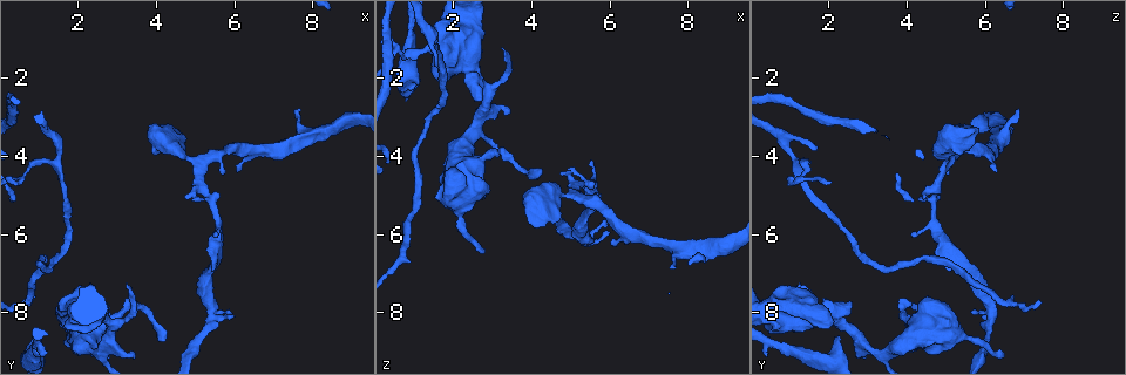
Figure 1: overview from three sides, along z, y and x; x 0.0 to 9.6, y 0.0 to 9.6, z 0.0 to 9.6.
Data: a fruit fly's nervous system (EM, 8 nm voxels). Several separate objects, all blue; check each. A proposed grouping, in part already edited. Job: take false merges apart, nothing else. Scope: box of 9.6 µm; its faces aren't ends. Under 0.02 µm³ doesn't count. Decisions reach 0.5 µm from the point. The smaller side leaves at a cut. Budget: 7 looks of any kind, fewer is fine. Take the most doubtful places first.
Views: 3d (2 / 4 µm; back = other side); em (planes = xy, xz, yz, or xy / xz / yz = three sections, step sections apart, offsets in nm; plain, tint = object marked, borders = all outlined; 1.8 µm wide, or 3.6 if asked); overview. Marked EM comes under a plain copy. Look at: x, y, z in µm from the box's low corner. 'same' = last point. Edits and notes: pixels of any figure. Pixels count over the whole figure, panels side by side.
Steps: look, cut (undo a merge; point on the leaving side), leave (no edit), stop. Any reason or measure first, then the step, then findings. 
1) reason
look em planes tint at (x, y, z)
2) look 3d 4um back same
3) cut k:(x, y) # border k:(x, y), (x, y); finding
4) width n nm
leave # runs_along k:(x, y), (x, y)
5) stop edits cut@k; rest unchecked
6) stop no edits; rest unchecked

narrows sharply
look em xz step 4 tint at (1.40, 4.10, 1.15)

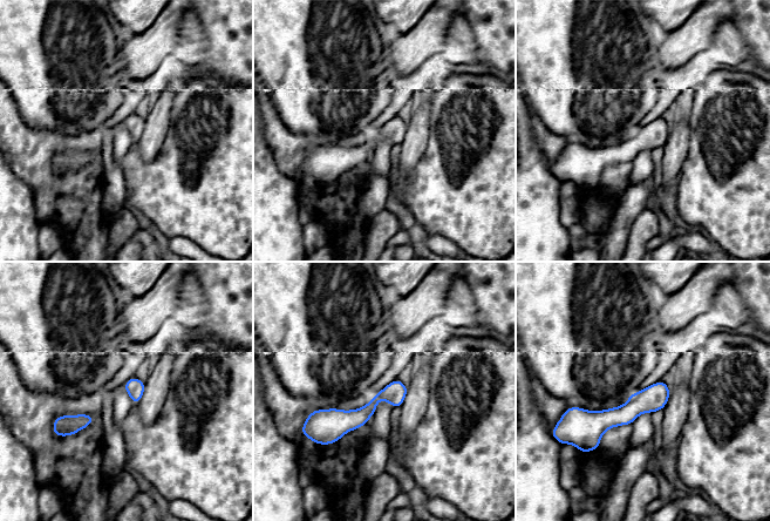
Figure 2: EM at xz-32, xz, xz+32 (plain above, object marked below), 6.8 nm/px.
another direction
look em planes borders same

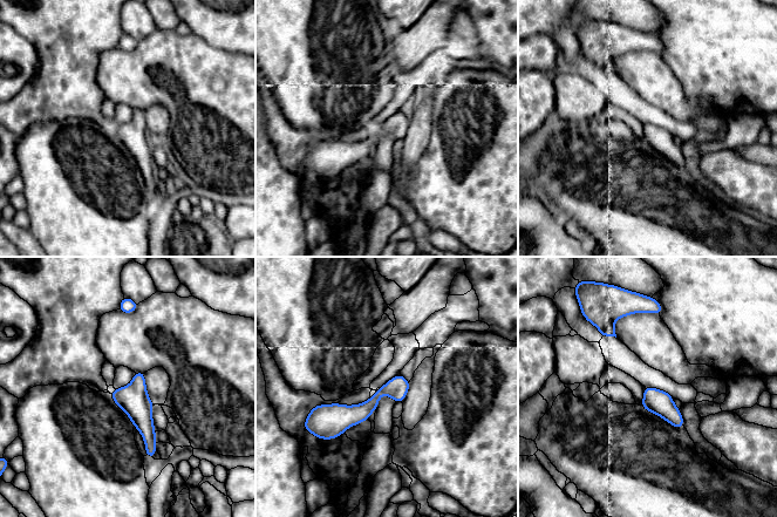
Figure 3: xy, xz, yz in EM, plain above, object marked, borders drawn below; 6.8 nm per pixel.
leave # runs_along 3:(407, 383), (382, 390), (360, 413), (321, 413); continuous, no second neuron

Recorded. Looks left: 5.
thick turns thin
look em 3.6um xz step 4 tint at (0.80, 9.10, 1.45)

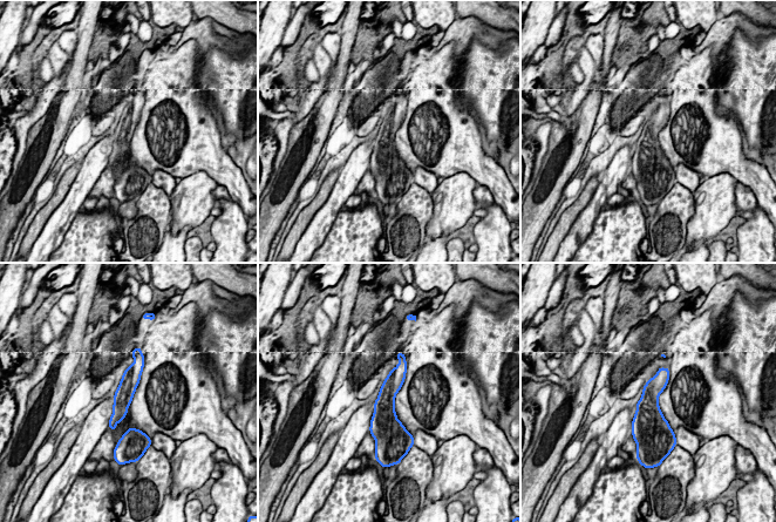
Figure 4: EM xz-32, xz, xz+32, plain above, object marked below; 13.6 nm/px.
look em 3.6um planes tint same

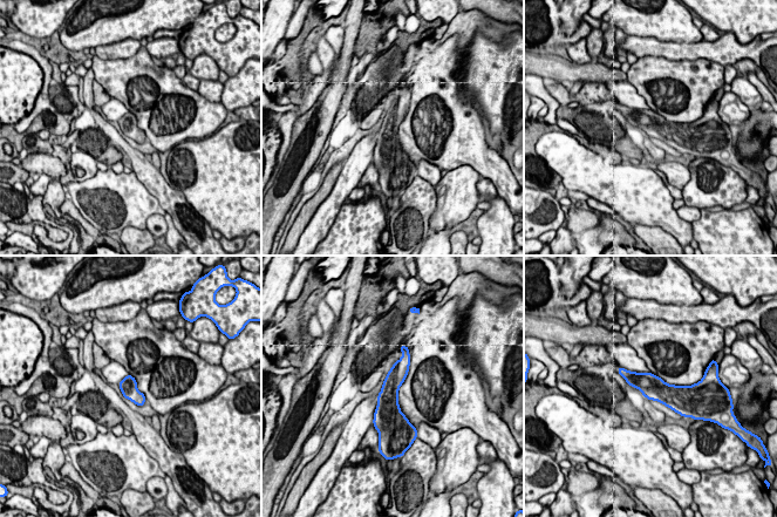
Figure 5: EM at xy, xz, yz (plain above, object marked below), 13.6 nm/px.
leave # runs_along 5:(406, 356), (392, 383), (392, 421); one neuron here

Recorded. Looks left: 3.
sudden change in width
look 3d 4um at (2.15, 8.65, 4.25)

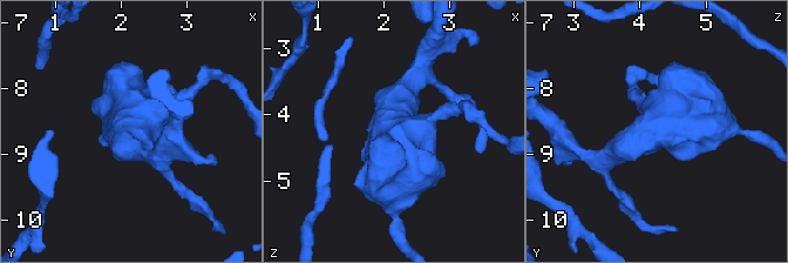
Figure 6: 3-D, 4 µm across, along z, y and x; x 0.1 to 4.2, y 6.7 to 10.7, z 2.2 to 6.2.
now the EM
look em 3.6um planes tint at (2.10, 8.65, 4.25)

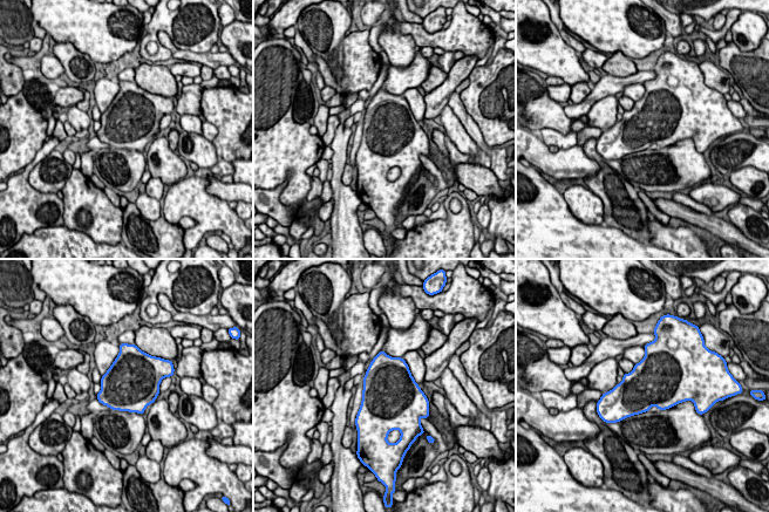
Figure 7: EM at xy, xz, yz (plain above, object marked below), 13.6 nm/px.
leave # all the same neuron

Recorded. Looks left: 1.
stop no edits; rest unchecked

